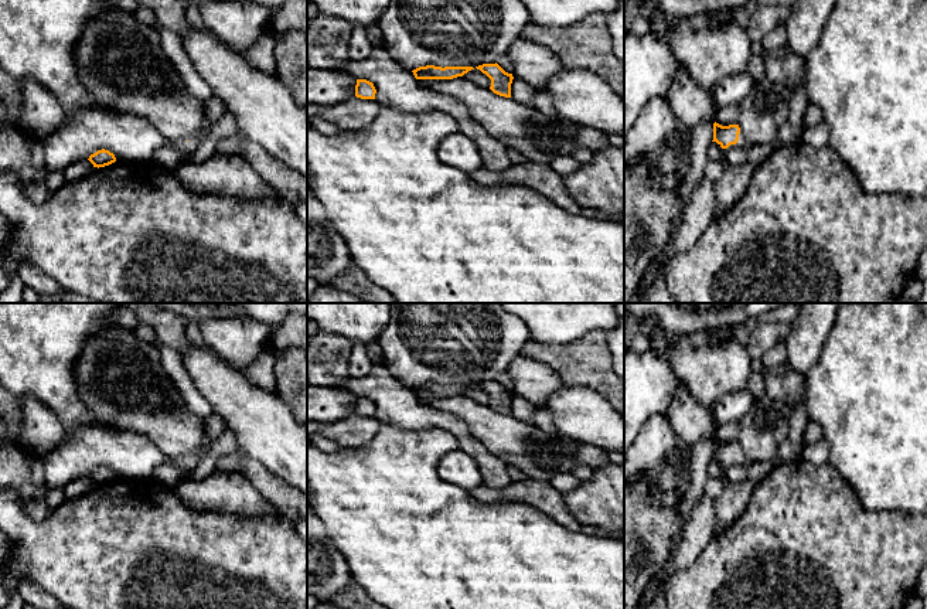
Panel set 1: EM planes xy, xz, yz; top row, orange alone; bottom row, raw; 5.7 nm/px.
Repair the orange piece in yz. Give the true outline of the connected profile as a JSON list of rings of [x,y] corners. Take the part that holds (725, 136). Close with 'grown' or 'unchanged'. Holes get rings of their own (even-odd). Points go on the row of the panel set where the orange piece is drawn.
[[[713,123],[713,140],[726,152],[730,149],[744,149],[749,156],[749,161],[753,167],[761,164],[774,150],[776,144],[752,144],[749,143],[739,125],[722,126]]] | grown

